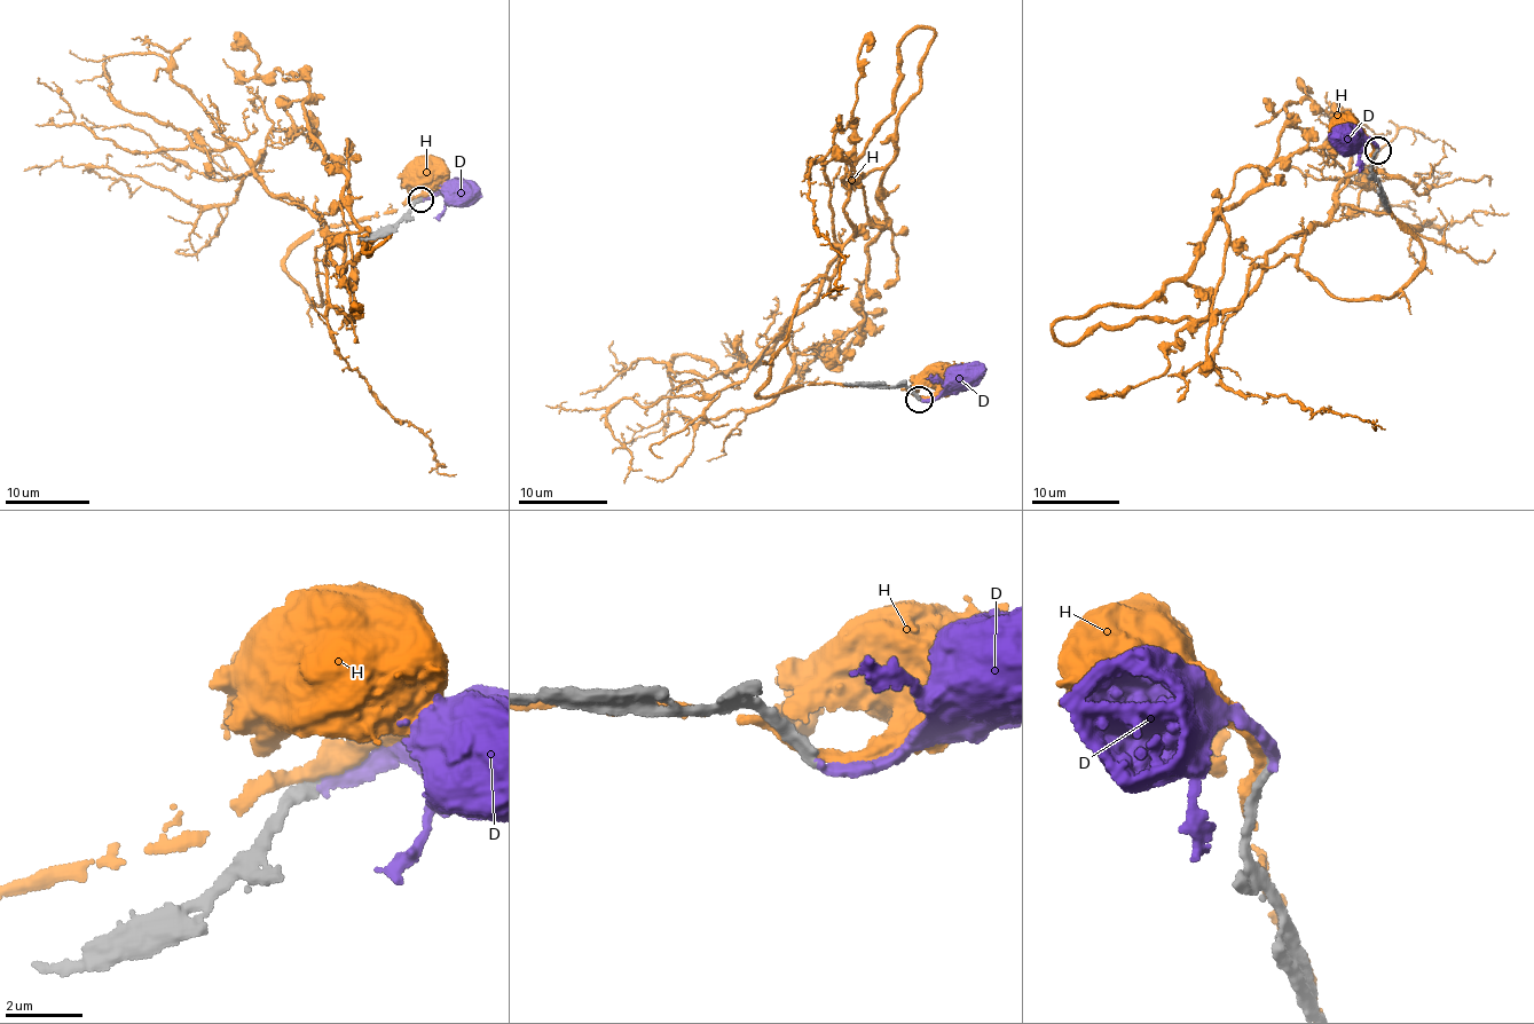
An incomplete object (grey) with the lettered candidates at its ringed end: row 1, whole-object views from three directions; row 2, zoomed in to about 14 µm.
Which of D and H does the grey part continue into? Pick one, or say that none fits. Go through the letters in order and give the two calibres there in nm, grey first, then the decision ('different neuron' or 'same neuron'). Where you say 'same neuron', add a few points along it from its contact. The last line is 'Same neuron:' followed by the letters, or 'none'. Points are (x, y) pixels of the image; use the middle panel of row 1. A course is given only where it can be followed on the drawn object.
D: 300/280 nm | same neuron | via (919, 399), (951, 391), (961, 373)
H: 320/320 nm | different neuron
Same neuron: D

